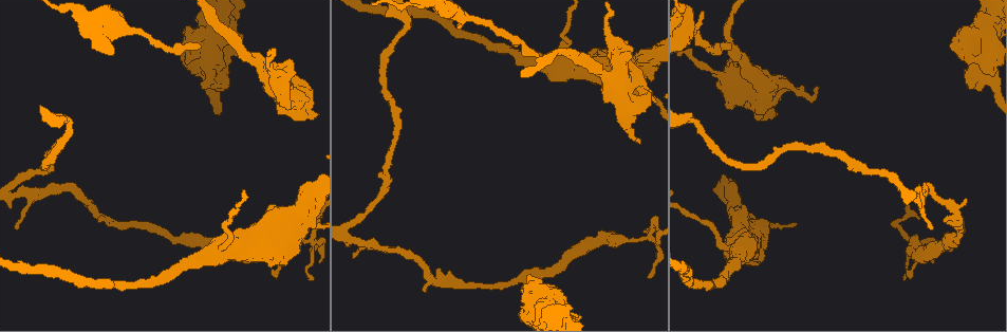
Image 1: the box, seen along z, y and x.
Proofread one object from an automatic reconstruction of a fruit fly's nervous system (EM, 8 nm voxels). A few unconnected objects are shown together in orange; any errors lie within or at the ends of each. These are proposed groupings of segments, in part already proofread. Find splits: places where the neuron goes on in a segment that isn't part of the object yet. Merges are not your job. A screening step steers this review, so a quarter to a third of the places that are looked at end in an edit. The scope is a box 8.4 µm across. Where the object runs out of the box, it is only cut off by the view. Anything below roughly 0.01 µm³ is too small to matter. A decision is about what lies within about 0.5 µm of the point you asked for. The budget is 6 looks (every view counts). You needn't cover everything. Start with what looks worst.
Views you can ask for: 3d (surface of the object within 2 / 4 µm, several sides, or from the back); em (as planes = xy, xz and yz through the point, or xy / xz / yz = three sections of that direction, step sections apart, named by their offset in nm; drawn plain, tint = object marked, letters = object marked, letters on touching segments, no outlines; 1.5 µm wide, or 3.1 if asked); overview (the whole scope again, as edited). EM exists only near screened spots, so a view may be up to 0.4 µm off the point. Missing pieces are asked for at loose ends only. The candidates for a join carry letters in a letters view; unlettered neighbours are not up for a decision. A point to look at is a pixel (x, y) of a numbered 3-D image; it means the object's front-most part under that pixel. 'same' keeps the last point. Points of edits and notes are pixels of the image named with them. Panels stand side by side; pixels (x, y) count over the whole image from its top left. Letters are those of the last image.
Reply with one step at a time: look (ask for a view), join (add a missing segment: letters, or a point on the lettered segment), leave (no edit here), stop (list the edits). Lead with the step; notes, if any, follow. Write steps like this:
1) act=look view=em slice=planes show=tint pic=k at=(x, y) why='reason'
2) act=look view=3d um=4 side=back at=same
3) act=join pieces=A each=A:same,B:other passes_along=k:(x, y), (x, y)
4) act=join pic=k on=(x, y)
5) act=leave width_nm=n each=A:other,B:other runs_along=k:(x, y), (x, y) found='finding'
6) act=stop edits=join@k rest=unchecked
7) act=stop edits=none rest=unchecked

act=look view=em slice=xz step=4 show=tint pic=1 at=(526, 292) why='an open end'

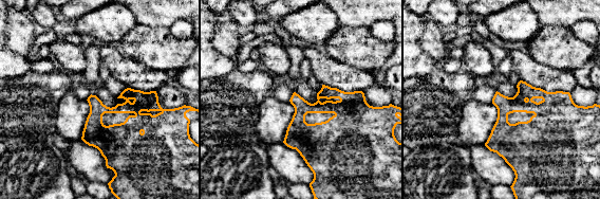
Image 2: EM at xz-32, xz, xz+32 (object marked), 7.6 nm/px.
act=look view=em slice=planes show=letters at=same

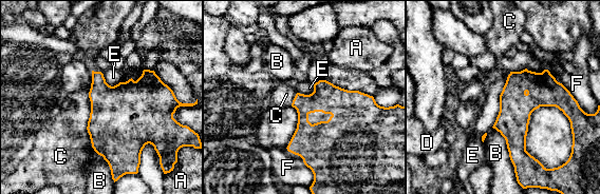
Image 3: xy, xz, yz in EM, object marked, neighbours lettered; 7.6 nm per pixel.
act=leave each=A:other,B:other,C:other,D:other,E:other,F:other border=3:(89, 91), (87, 132), (92, 147) found='no lettered segment goes on from it'

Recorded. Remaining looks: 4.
act=look view=3d um=2 pic=1 at=(817, 87) why='free end'

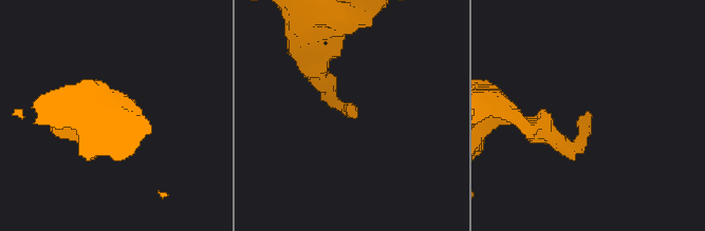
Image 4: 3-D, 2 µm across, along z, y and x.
act=look view=em slice=planes show=letters pic=4 at=(591, 113) why='need the tissue'

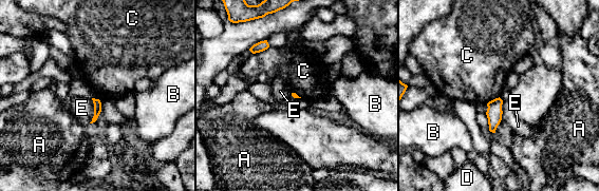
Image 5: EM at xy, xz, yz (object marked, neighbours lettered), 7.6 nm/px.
act=leave each=A:other,B:other,C:other,D:other,E:other border=5:(92, 99), (93, 117), (89, 122) found='no lettered segment goes on from it'

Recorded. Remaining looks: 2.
act=look view=em slice=xz step=4 show=letters pic=1 at=(16, 227)

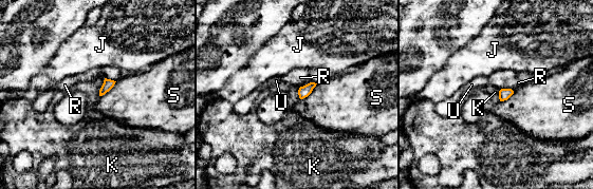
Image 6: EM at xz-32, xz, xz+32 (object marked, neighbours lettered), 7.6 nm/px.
act=look view=em slice=planes show=letters at=same

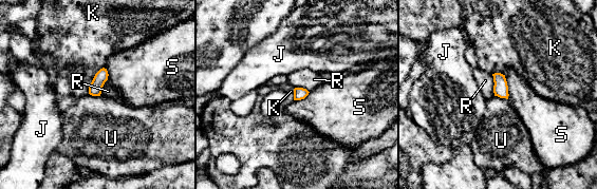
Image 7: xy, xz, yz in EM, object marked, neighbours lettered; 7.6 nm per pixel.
act=leave longest_contact=K:240nm each=J:other,K:other,R:other,S:other,U:other found='no lettered segment goes on from it'

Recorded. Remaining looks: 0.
act=stop edits=none rest=unchecked

